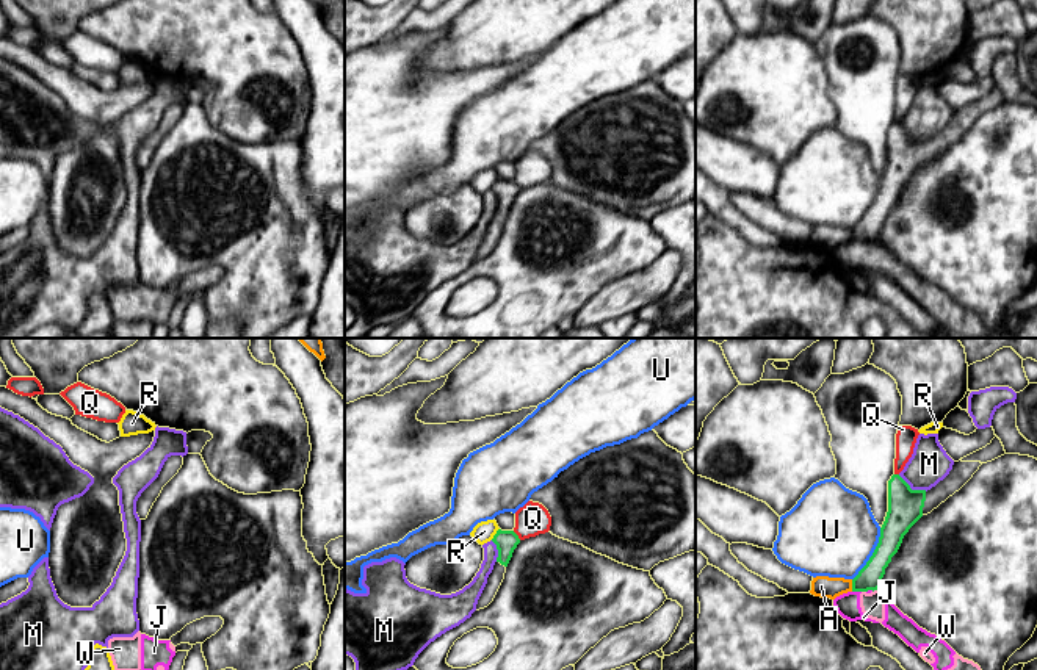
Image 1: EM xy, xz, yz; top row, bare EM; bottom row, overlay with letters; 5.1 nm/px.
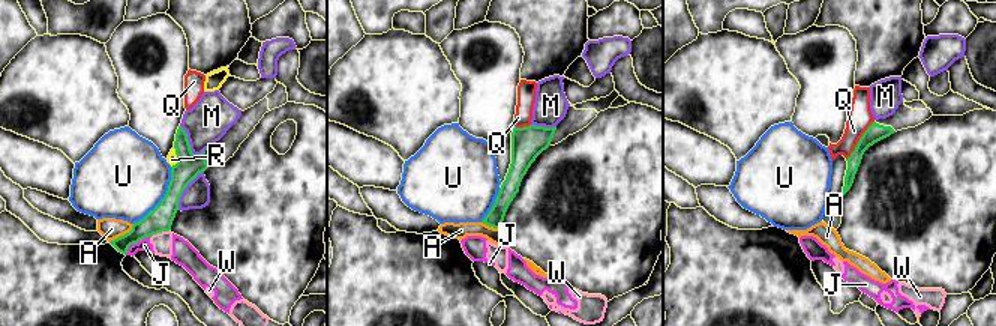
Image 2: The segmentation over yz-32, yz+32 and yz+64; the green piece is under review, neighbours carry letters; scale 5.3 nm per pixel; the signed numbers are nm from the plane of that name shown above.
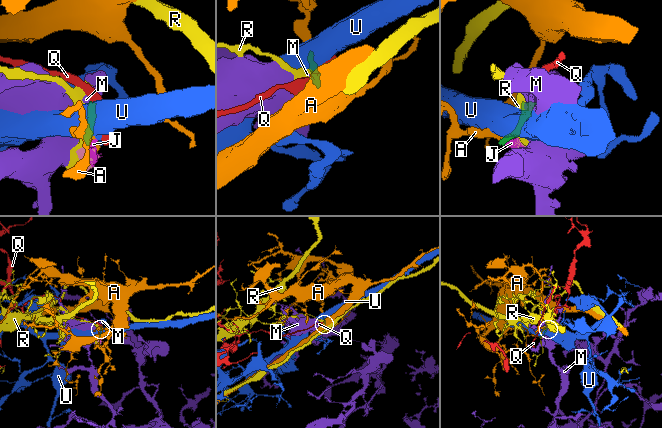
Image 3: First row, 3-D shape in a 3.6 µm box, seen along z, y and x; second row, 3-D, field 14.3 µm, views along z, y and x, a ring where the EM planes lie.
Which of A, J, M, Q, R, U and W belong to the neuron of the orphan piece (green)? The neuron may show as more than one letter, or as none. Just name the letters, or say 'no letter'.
no letter

